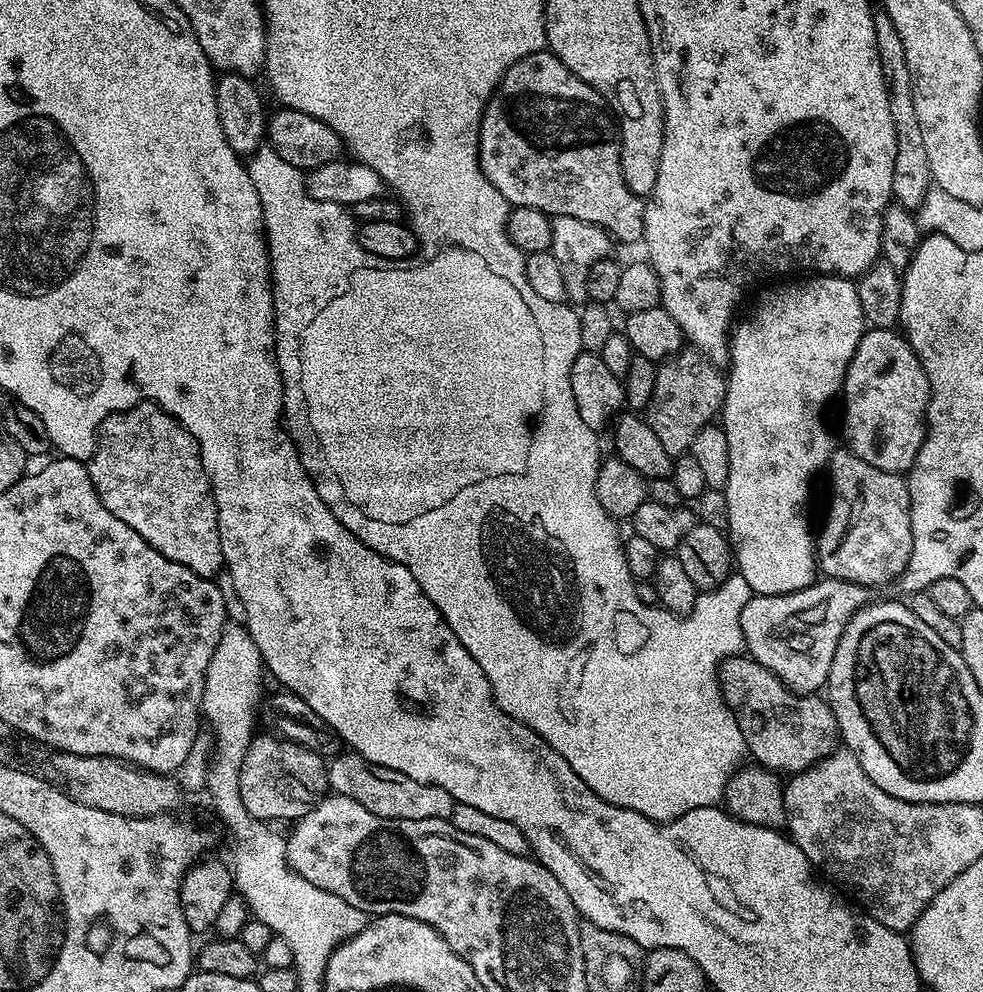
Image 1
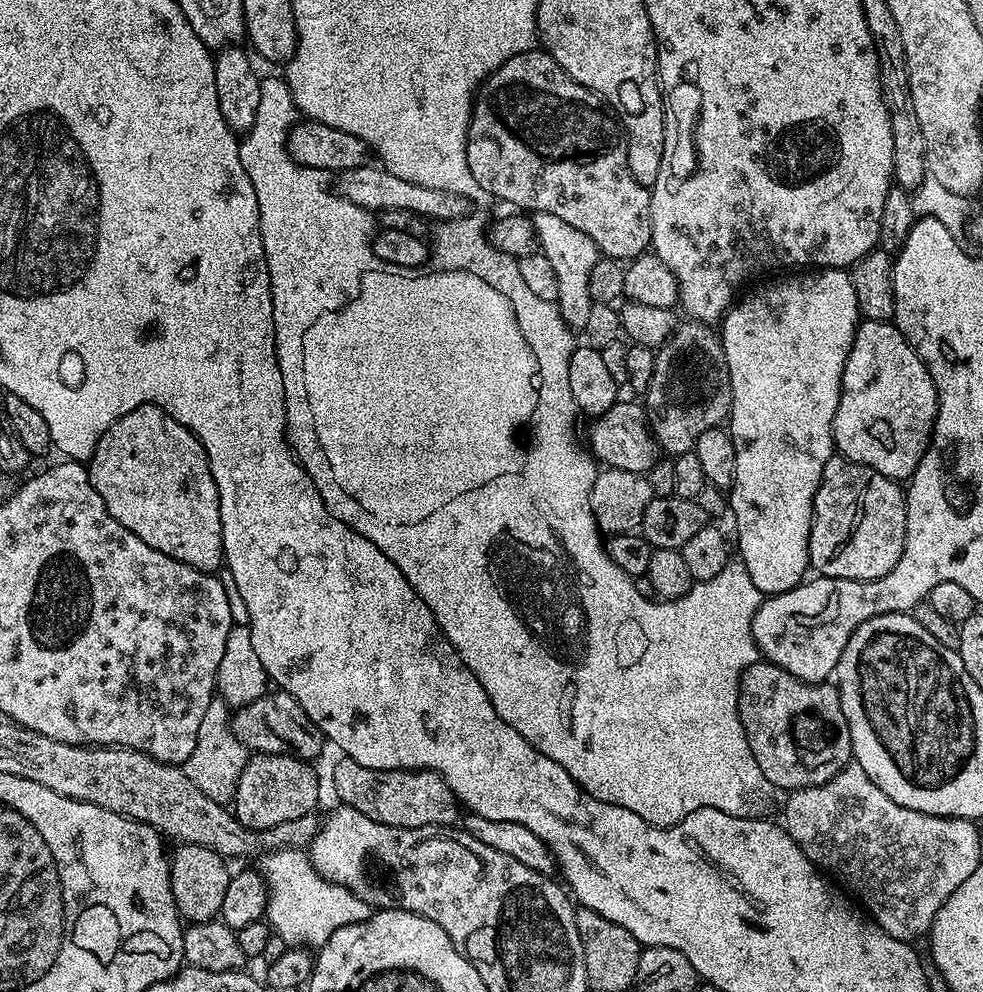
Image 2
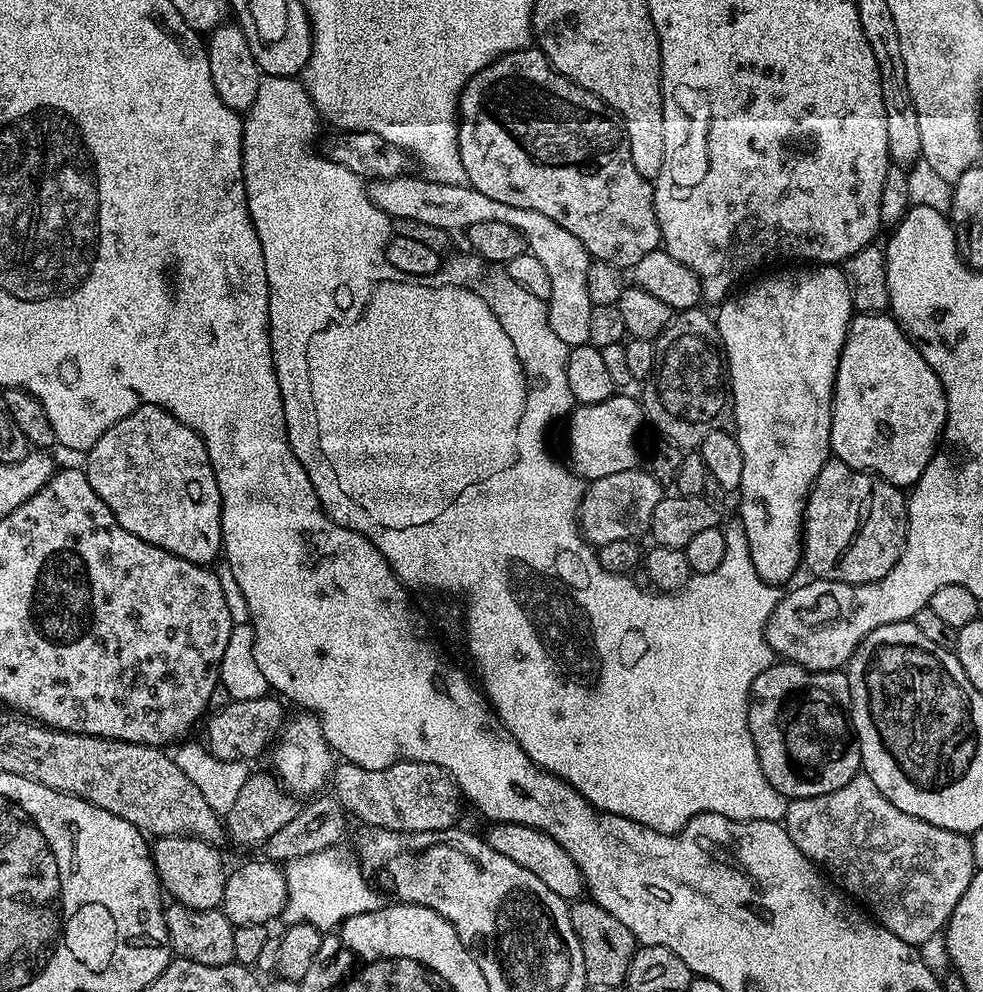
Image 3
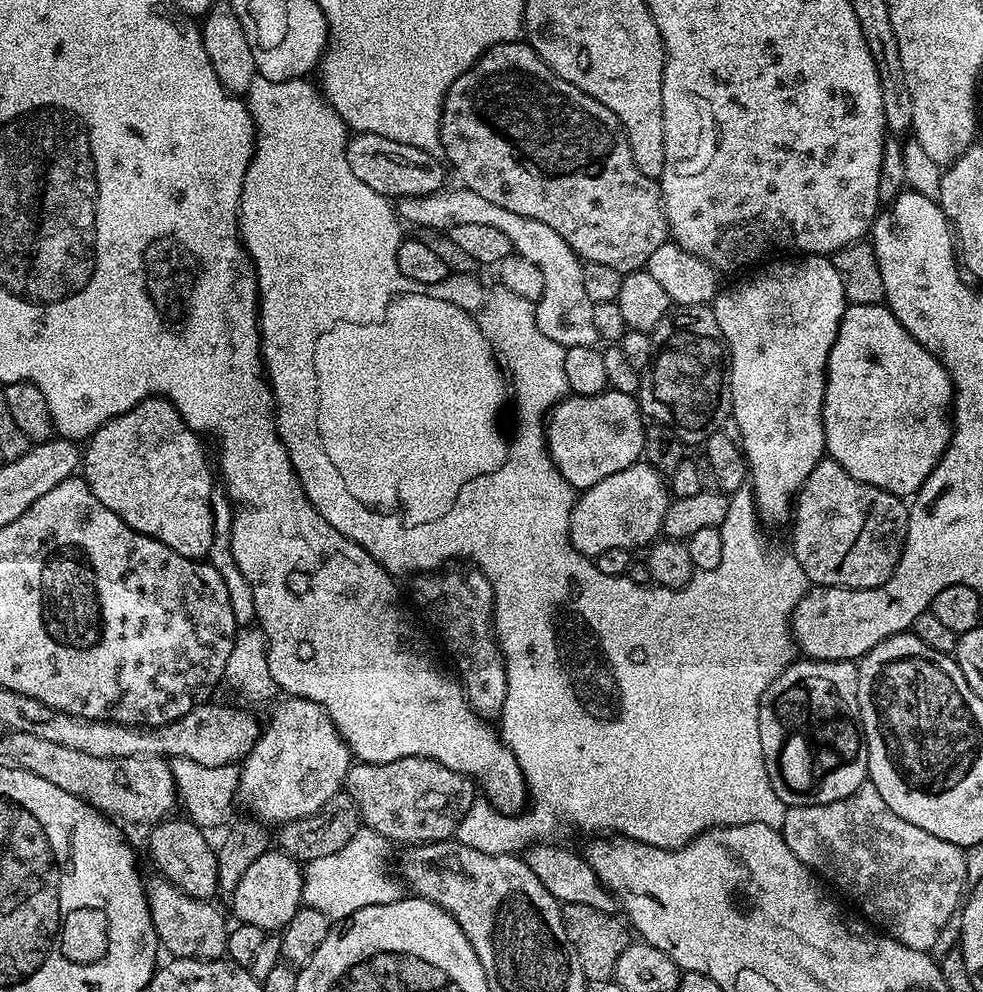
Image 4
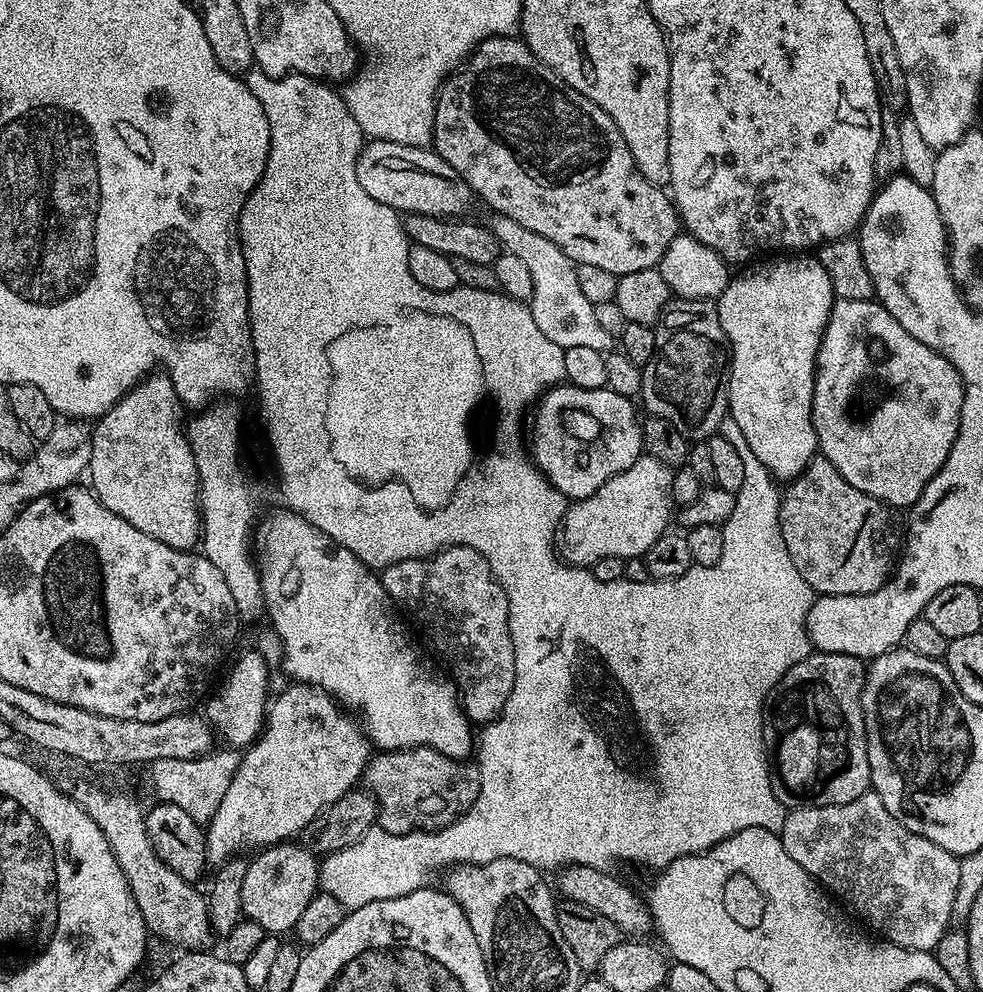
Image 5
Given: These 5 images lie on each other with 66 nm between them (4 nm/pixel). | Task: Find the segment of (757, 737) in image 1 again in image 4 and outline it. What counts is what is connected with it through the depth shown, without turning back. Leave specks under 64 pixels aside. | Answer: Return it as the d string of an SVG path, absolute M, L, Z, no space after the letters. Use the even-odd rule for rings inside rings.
M797 658L788 665L786 670L777 680L767 688L764 696L760 700L758 710L758 738L762 742L762 754L766 762L766 774L774 786L774 794L785 806L797 808L798 806L814 806L815 804L825 804L826 802L838 802L854 790L858 790L868 780L868 751L864 745L864 734L860 727L860 711L858 710L858 670L856 664L851 660L809 660L807 658Z

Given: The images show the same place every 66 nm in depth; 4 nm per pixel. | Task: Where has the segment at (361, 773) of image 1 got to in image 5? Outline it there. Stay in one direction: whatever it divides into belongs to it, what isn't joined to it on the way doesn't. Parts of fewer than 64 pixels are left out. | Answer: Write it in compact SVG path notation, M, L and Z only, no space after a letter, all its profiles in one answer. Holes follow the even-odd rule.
M400 748L396 752L381 751L379 754L373 755L364 768L362 784L368 795L373 796L376 800L376 819L379 827L385 828L390 834L406 834L407 832L419 832L427 829L429 825L431 825L428 824L431 820L440 820L436 822L448 822L457 816L463 816L465 812L470 810L470 806L474 806L474 802L478 798L478 790L480 789L480 769L475 763L468 763L472 762L452 760L446 754L442 754L433 748Z

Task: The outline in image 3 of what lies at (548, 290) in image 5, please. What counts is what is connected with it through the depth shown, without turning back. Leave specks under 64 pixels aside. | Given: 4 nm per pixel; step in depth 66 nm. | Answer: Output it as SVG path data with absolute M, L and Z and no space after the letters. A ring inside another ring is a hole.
M405 174L395 176L392 180L374 180L367 185L368 196L376 206L393 221L410 220L423 222L429 226L438 226L450 234L467 230L470 226L478 226L478 222L506 222L506 226L514 226L524 235L528 251L542 266L546 266L546 274L550 274L550 298L547 300L548 321L550 330L562 338L569 346L587 344L590 338L590 314L593 304L590 293L586 290L586 270L590 257L586 246L554 222L554 218L546 218L546 214L538 214L538 210L522 210L522 206L506 206L506 202L494 202L494 198L486 198L476 188L463 184L443 184L425 178L423 175Z

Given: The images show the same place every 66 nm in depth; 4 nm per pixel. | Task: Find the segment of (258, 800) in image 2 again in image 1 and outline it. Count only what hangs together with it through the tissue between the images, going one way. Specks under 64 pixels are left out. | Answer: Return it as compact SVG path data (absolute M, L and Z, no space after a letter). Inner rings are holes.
M275 734L253 735L249 749L242 758L240 786L242 803L246 810L258 820L295 822L324 799L329 791L328 770L325 757L317 752L283 739Z

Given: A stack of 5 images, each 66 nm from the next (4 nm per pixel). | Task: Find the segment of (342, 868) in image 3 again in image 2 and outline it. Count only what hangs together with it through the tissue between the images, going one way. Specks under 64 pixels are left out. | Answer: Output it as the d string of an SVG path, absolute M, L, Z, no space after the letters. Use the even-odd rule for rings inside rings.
M279 848L263 853L260 862L258 871L268 885L266 920L273 933L281 936L288 946L311 946L318 950L334 930L372 916L373 908L362 902L362 898L321 876L309 860L307 851Z

